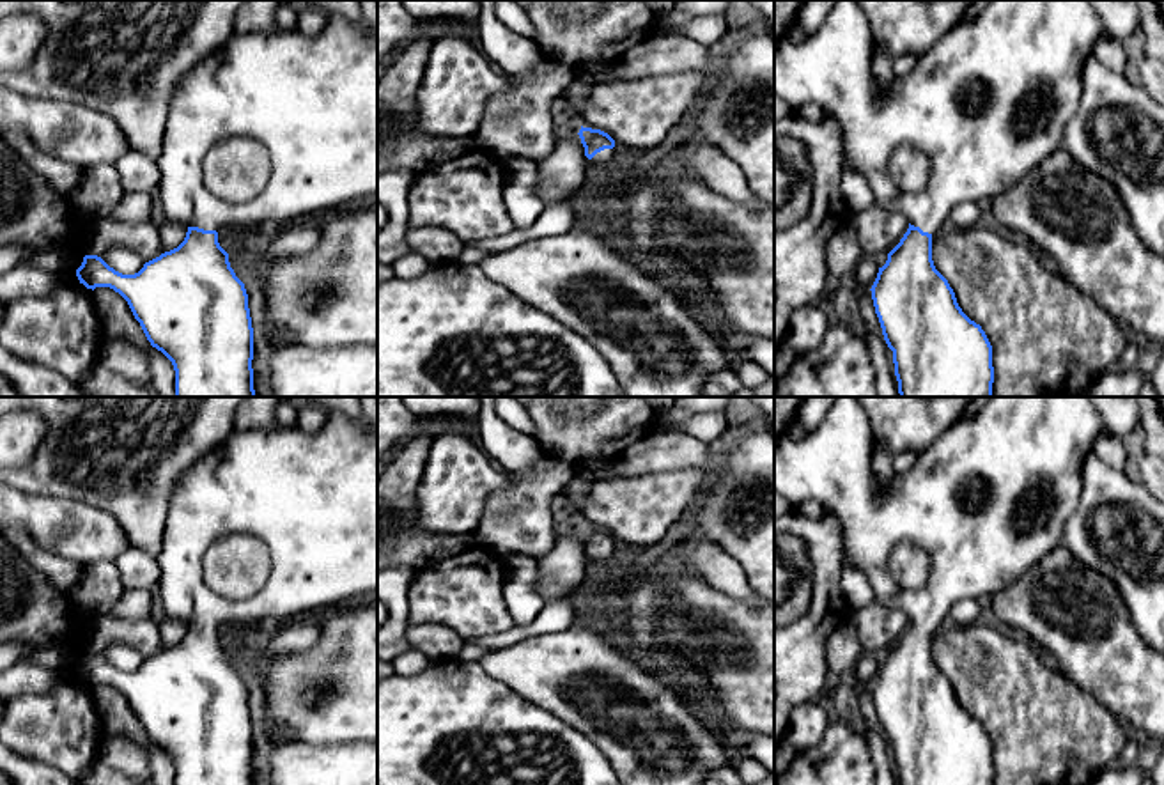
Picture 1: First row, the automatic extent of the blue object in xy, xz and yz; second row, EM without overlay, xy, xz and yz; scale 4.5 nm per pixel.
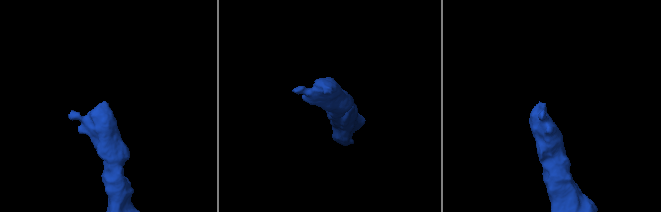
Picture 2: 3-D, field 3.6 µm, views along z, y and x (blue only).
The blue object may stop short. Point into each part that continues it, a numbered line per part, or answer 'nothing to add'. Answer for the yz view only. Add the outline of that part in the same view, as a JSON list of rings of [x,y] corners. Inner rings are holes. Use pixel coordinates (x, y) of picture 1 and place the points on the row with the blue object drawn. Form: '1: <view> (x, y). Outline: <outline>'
1: yz (989, 101). Outline: [[[836,0],[813,35],[806,39],[787,37],[774,46],[774,94],[783,99],[790,110],[797,110],[804,103],[815,103],[820,105],[827,115],[833,115],[843,129],[843,165],[859,170],[866,177],[873,193],[873,204],[905,216],[911,225],[935,236],[941,232],[941,225],[950,218],[955,206],[962,202],[989,206],[996,197],[1013,188],[1031,168],[1038,167],[1061,147],[1063,131],[1075,117],[1083,97],[1084,62],[1104,35],[1104,23],[1090,0],[990,0],[976,18],[960,21],[937,39],[928,51],[918,57],[918,62],[909,74],[900,78],[895,76],[888,87],[882,87],[872,73],[875,46],[866,12],[856,0]],[[900,147],[911,147],[923,152],[930,163],[928,183],[920,191],[902,190],[891,175],[889,159]]]

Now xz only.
1: xz (605, 158). Outline: [[[615,147],[597,152],[590,161],[599,167],[613,167],[613,159],[615,159]]]

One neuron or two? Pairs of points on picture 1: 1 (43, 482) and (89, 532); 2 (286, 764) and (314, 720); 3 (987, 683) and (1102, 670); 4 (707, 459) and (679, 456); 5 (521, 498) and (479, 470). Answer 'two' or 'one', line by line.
1: two
2: two
3: two
4: one
5: two

